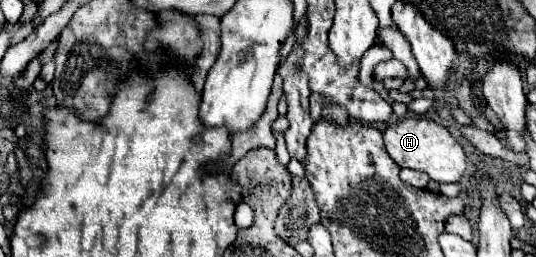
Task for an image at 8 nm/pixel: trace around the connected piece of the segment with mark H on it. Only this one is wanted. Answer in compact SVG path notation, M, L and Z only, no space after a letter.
M403 118L395 124L389 124L383 132L385 148L389 156L405 168L413 168L429 174L435 182L459 182L467 170L467 154L457 138L449 134L441 124L427 118Z

